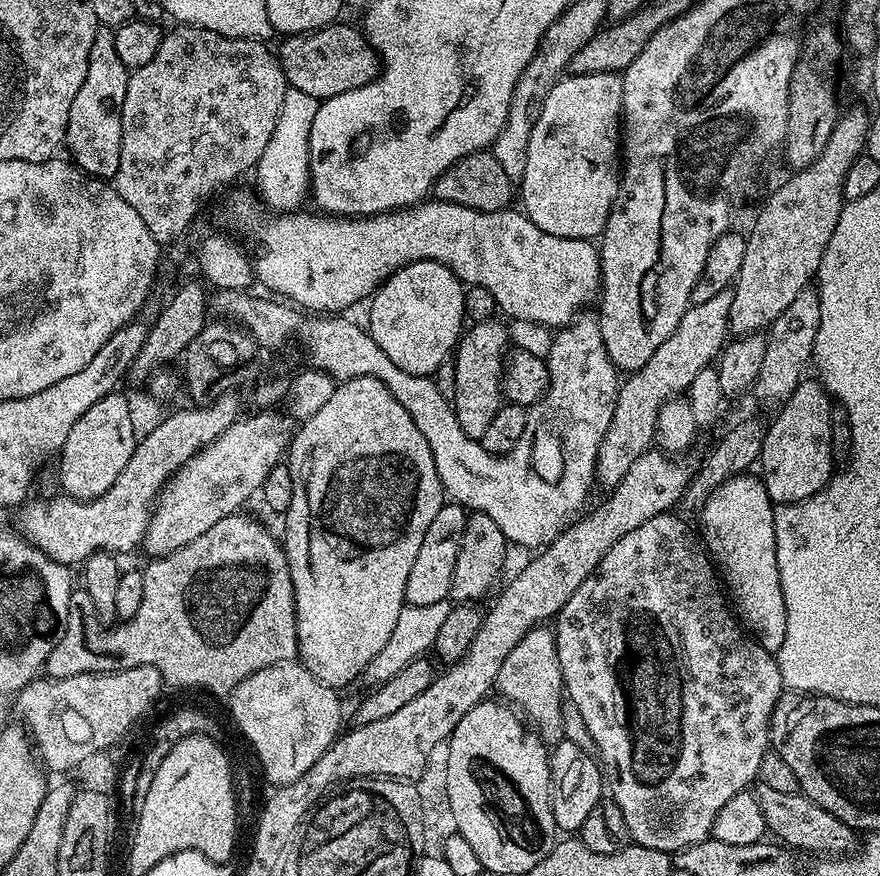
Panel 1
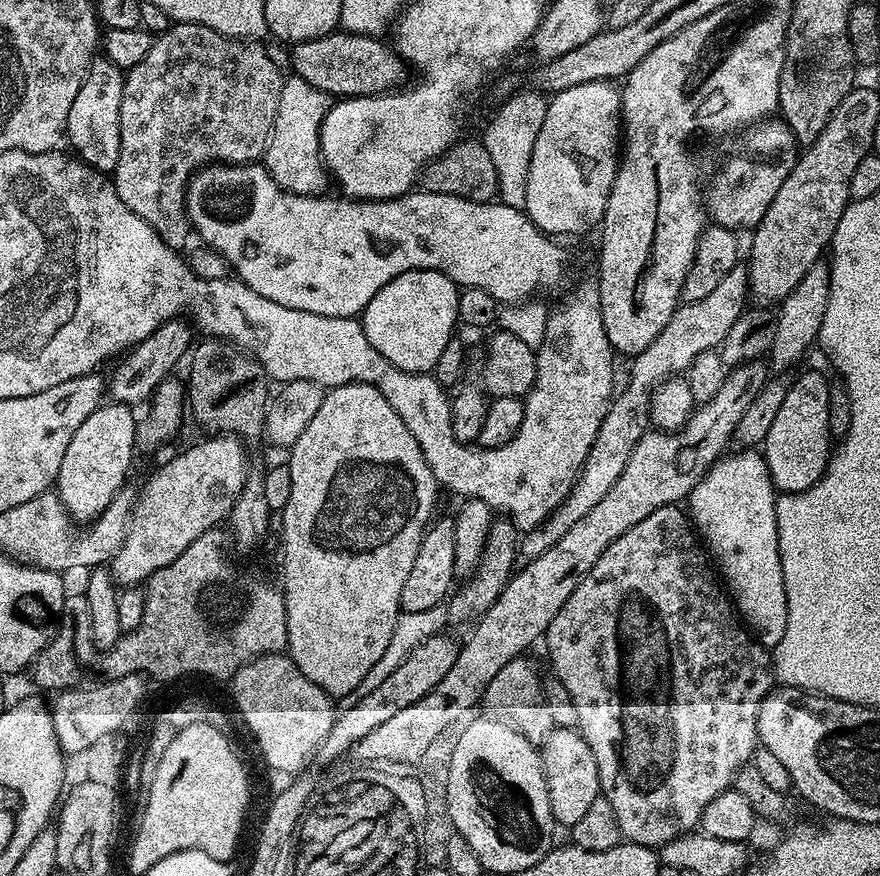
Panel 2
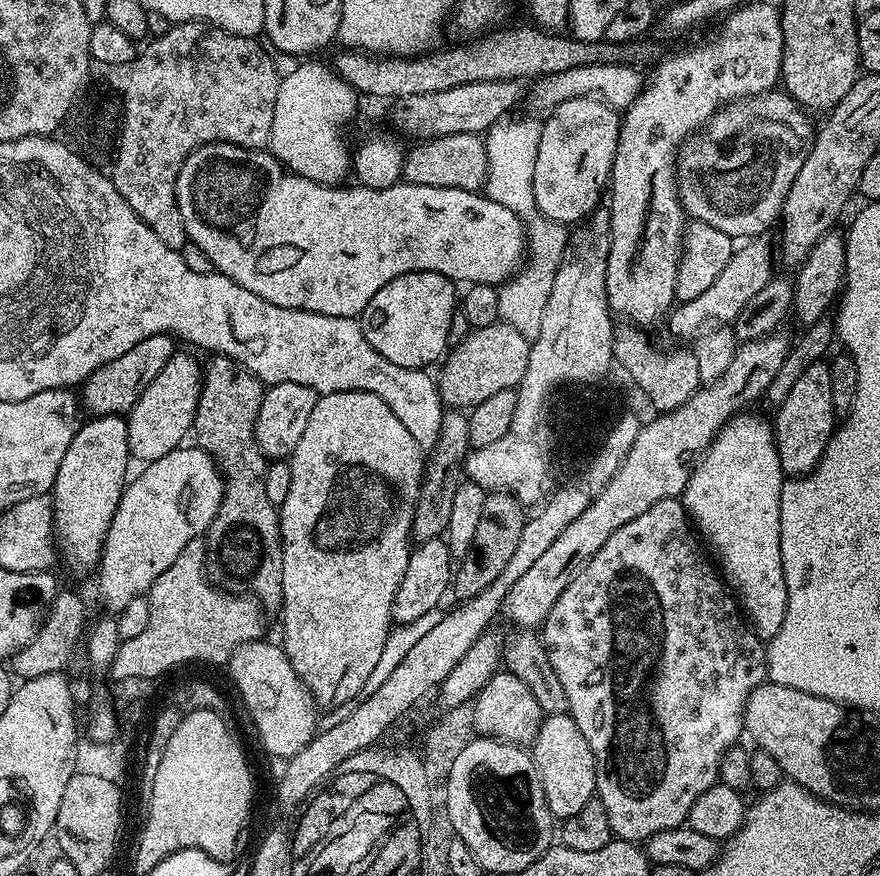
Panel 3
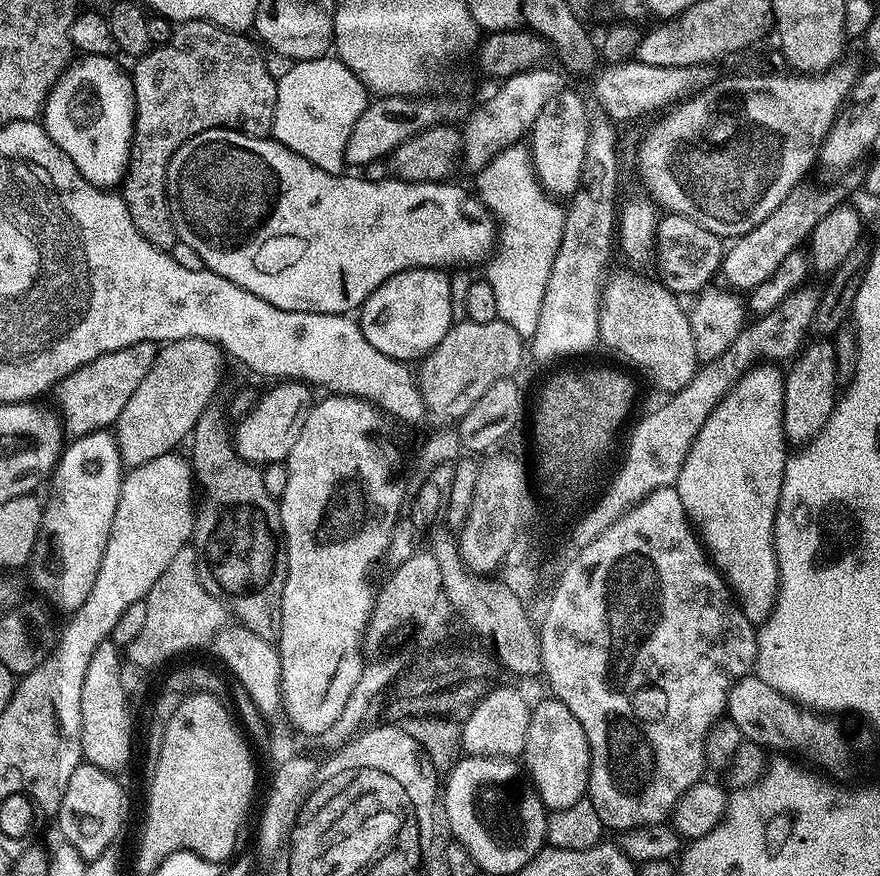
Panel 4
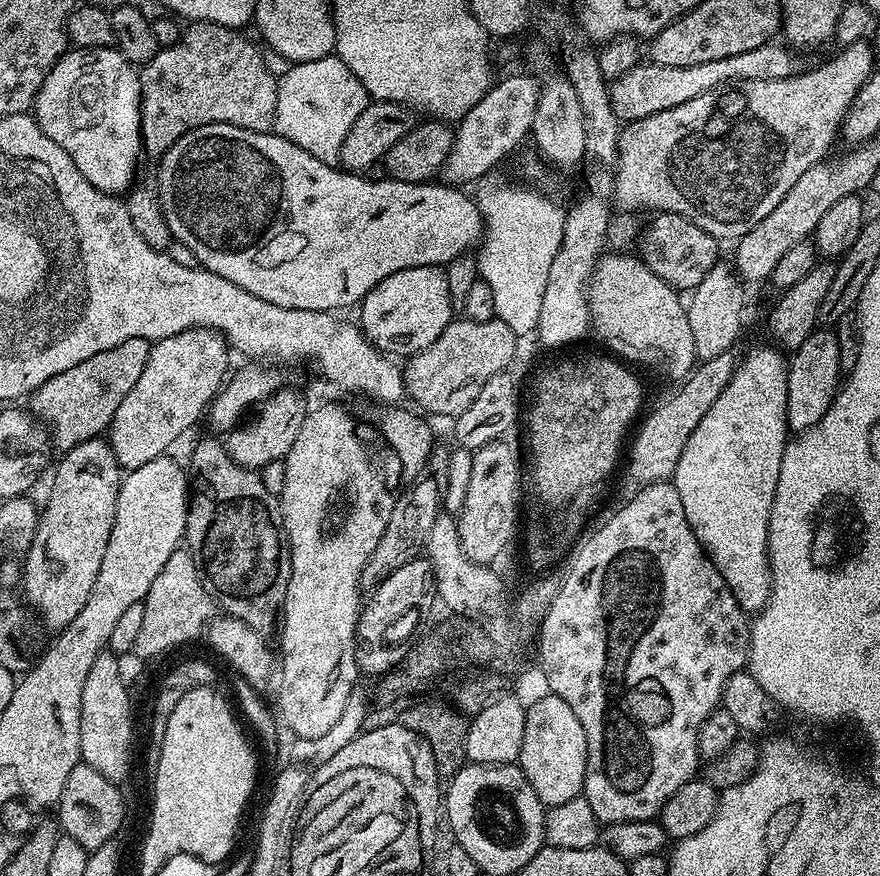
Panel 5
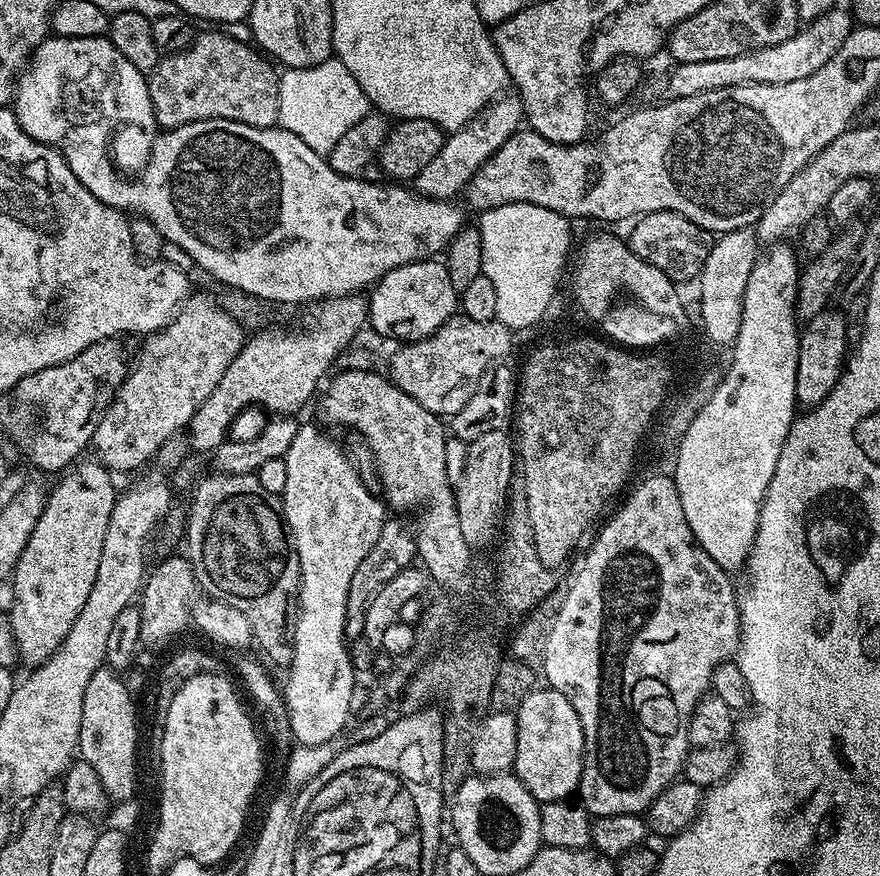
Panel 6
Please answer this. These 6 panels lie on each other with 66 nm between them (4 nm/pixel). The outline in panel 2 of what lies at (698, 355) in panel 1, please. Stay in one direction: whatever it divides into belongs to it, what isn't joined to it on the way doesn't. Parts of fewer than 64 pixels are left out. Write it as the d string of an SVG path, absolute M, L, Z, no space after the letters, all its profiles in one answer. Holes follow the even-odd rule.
M737 266L730 270L730 274L726 274L726 278L722 278L722 283L707 298L689 304L681 303L670 322L662 326L662 334L658 334L658 338L654 338L654 342L650 342L646 350L634 357L631 361L632 373L628 376L629 384L621 392L619 389L618 395L608 405L606 418L602 418L602 426L595 435L594 445L577 475L571 494L551 513L548 520L529 529L521 537L518 554L523 561L533 560L544 554L609 493L630 460L634 446L649 429L648 411L653 391L673 376L687 373L696 355L702 354L703 351L719 349L730 326L734 326L740 313L745 311L749 300L748 269Z

